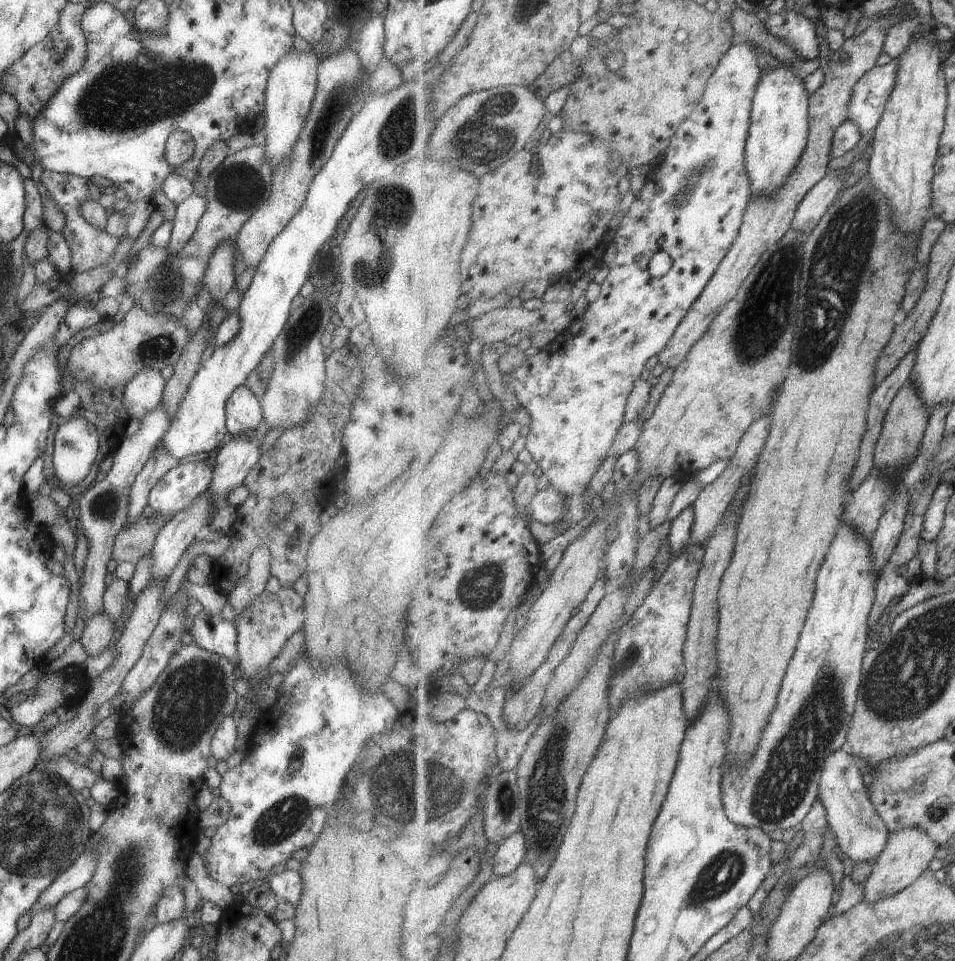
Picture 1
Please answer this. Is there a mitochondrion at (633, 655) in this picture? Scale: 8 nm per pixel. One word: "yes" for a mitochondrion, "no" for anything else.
yes

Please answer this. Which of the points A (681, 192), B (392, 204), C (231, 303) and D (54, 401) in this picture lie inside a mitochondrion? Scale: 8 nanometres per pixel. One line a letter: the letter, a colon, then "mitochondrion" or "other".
A: mitochondrion
B: mitochondrion
C: other
D: other

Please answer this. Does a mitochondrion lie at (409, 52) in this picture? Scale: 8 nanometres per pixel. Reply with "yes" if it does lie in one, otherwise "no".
no

